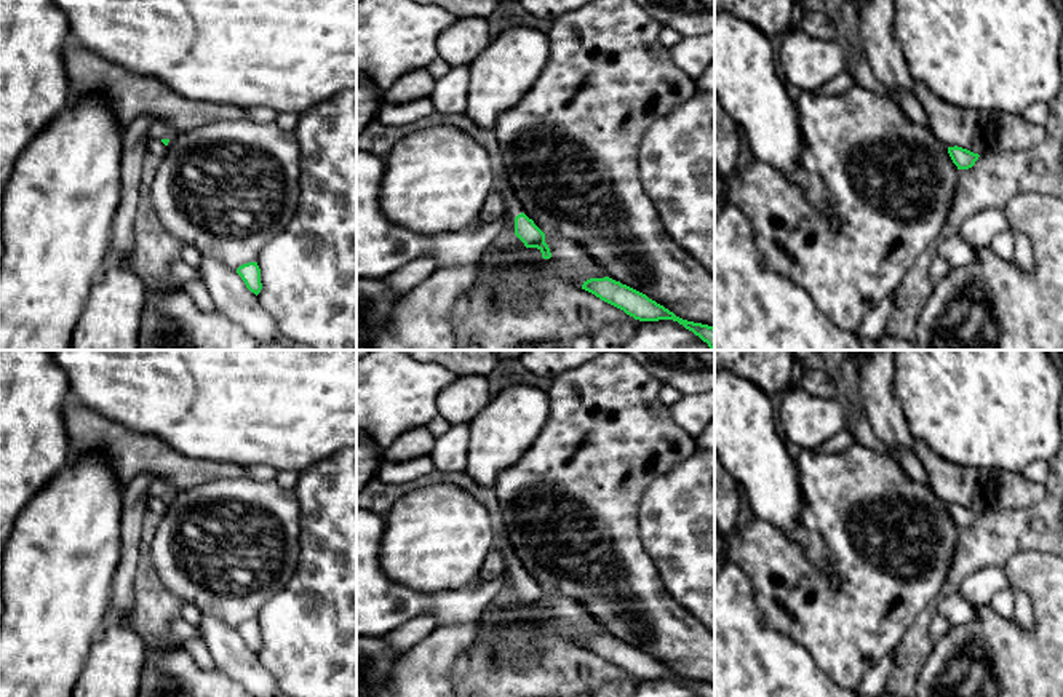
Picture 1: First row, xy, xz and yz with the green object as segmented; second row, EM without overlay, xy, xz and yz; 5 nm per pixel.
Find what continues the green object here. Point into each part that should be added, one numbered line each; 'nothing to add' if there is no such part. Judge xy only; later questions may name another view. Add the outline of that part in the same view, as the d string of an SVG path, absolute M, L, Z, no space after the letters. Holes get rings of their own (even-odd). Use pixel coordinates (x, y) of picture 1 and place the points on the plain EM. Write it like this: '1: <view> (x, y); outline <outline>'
1: xy (155, 504); outline M158 497L149 499L149 508L160 513L160 515L163 513L165 505L166 504Z

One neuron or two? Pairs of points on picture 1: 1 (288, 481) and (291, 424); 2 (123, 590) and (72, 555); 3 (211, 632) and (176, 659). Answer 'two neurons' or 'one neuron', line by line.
1: two neurons
2: two neurons
3: two neurons

